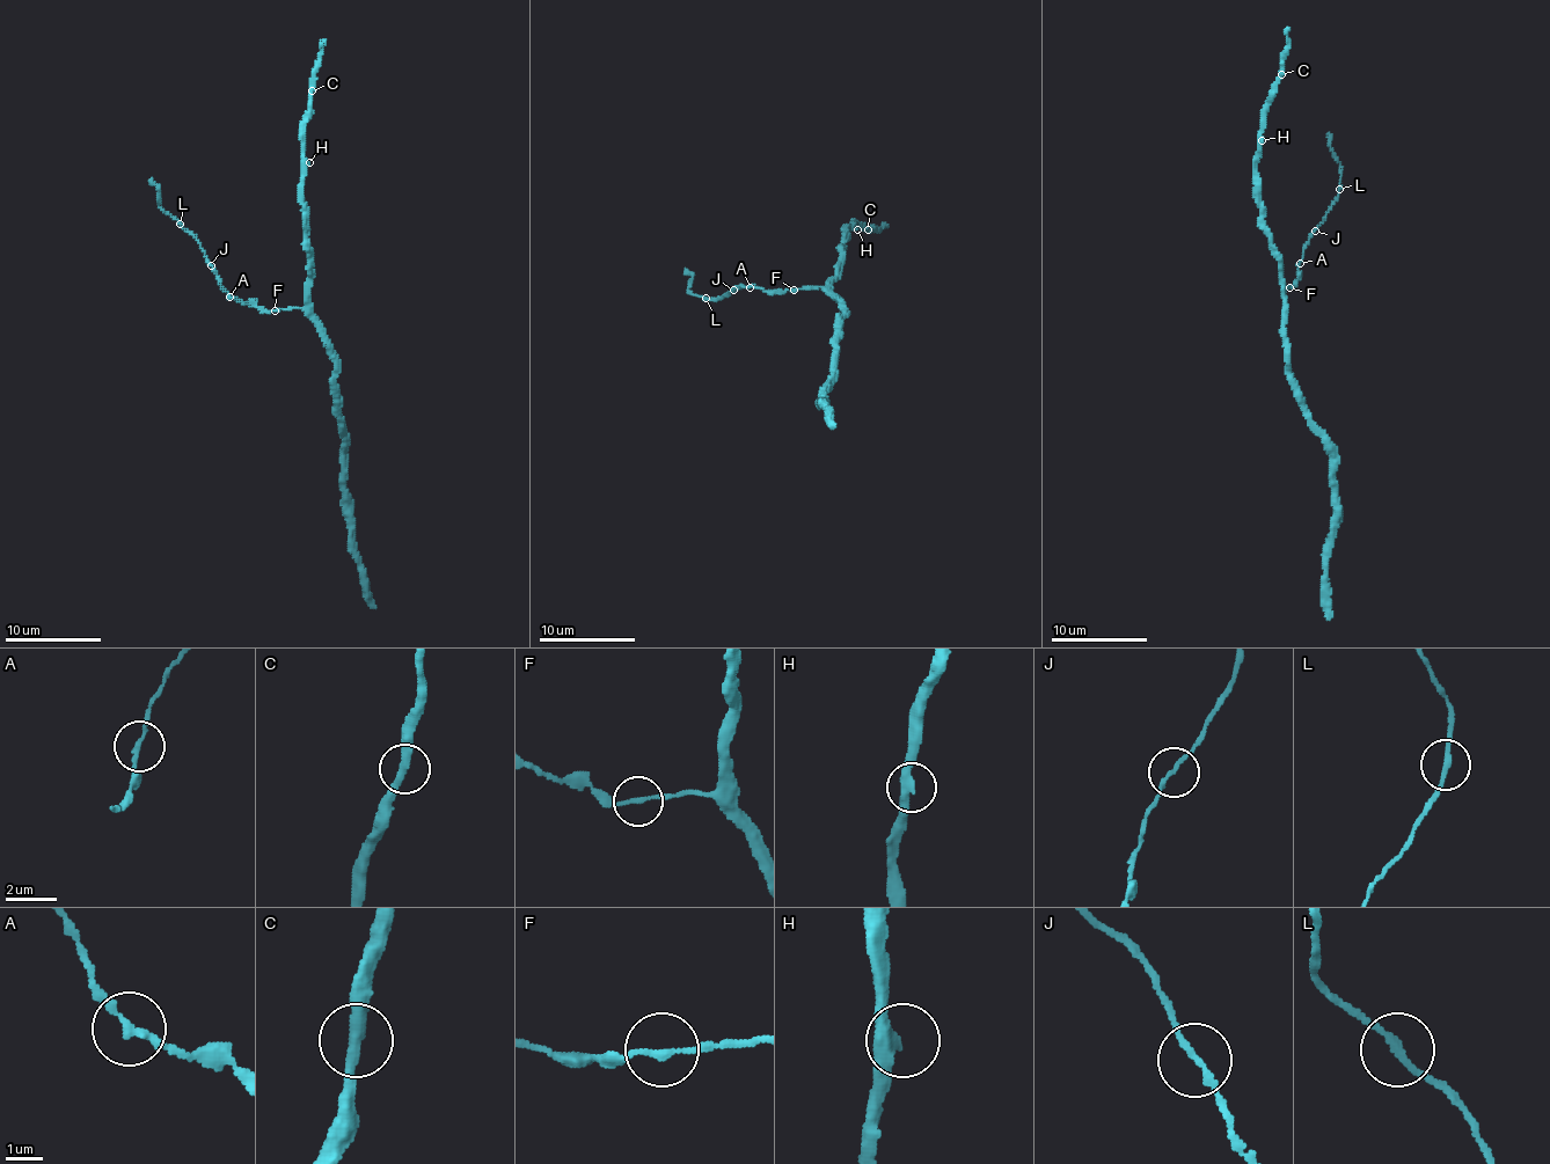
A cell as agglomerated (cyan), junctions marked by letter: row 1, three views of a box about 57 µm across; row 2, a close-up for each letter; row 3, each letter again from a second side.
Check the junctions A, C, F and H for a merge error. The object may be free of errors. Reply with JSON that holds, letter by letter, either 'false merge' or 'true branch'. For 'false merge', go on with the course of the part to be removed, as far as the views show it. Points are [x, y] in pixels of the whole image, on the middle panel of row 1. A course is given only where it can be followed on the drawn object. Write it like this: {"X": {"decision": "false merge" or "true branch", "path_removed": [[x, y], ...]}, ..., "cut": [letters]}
{"A": {"decision": "true branch"}, "C": {"decision": "true branch"}, "F": {"decision": "true branch"}, "H": {"decision": "true branch"}, "cut": []}

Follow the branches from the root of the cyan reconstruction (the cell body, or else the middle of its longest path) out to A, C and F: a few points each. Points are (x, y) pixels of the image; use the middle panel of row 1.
A: (840, 299), (820, 287), (775, 292), (750, 286)
C: (840, 299), (831, 285), (848, 238), (845, 231), (854, 219), (868, 229)
F: (840, 299), (820, 287), (794, 290)

